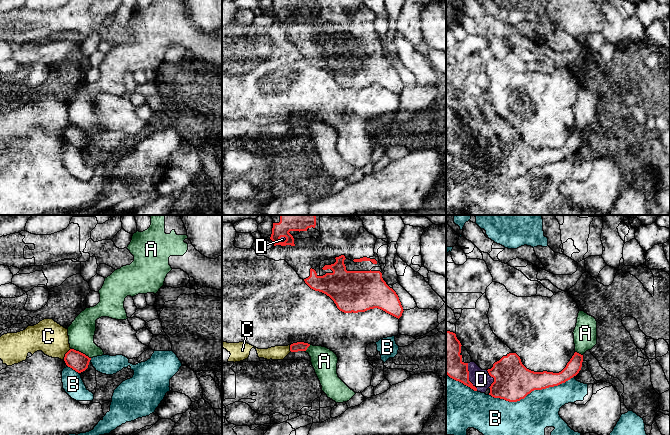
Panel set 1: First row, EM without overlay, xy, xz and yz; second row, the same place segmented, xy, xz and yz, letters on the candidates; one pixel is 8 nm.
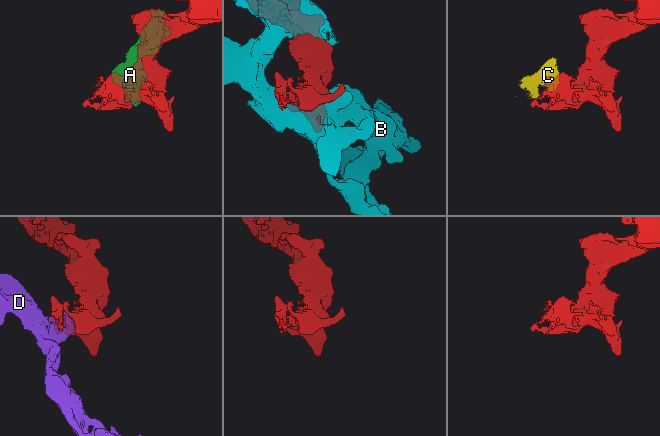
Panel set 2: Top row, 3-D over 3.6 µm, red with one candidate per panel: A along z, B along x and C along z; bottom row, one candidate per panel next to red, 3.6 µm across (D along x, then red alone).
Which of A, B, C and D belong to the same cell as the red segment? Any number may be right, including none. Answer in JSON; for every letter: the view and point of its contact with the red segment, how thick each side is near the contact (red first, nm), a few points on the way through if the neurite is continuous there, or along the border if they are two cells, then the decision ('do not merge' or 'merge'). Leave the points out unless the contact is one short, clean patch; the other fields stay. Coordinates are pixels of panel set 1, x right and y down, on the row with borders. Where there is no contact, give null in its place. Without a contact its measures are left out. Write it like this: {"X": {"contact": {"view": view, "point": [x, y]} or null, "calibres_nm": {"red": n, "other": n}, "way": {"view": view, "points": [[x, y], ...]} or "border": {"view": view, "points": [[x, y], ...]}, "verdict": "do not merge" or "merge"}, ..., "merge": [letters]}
{"A": {"contact": {"view": "xy", "point": [80, 352]}, "calibres_nm": {"red": 150, "other": 220}, "verdict": "do not merge"}, "B": {"contact": {"view": "yz", "point": [531, 391]}, "calibres_nm": {"red": 300, "other": 300}, "verdict": "do not merge"}, "C": {"contact": {"view": "xy", "point": [65, 354]}, "calibres_nm": {"red": 150, "other": 260}, "border": {"view": "xy", "points": [[70, 348], [63, 359]]}, "verdict": "do not merge"}, "D": {"contact": {"view": "yz", "point": [468, 377]}, "calibres_nm": {"red": 240, "other": 150}, "verdict": "merge"}, "merge": ["D"]}

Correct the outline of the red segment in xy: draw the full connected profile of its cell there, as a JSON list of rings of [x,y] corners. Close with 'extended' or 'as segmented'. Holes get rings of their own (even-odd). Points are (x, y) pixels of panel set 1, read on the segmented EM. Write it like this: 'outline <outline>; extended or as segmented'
outline [[[70,349],[64,357],[66,365],[78,373],[81,373],[88,368],[90,360],[91,358],[74,349]]]; as segmented

